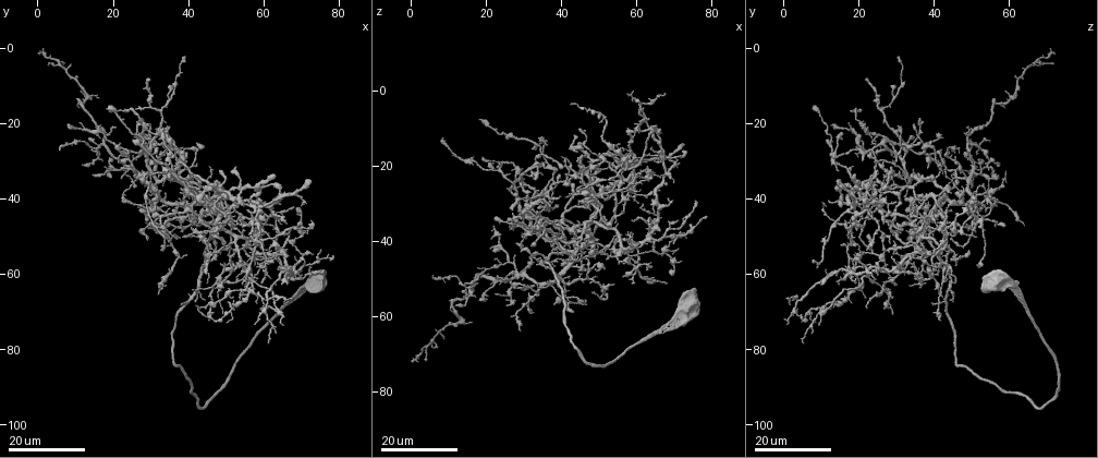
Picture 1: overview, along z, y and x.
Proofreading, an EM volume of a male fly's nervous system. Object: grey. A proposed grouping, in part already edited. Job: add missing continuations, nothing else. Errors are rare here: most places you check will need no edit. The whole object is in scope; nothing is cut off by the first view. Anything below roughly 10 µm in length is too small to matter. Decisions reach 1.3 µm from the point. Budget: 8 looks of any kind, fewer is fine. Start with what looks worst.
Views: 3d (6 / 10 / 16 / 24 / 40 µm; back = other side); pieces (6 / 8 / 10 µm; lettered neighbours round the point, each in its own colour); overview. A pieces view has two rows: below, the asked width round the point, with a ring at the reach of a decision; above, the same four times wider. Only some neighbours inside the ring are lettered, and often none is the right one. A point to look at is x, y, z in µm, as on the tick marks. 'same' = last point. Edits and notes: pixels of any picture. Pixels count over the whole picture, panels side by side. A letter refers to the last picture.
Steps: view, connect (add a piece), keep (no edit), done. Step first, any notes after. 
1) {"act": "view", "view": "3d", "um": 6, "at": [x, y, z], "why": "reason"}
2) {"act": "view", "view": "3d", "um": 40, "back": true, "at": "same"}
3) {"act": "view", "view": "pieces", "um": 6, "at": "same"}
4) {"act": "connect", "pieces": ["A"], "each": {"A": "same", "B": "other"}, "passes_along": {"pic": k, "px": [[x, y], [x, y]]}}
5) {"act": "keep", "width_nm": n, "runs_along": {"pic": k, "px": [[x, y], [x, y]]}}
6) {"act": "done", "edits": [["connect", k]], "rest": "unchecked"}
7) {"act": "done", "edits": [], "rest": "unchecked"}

{"act": "view", "view": "3d", "um": 16, "at": [62.0, 56.0, 7.5]}

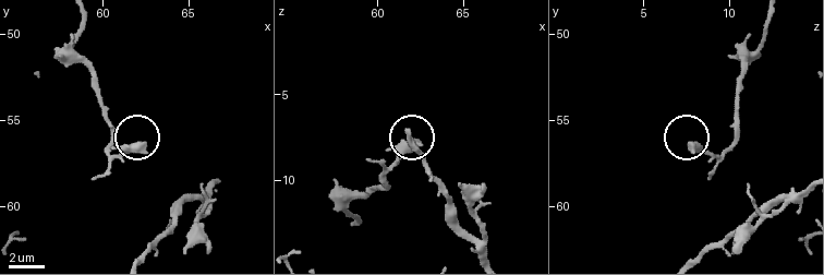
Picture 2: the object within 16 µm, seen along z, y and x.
{"act": "view", "view": "pieces", "um": 10, "at": [62.4, 56.5, 7.8]}

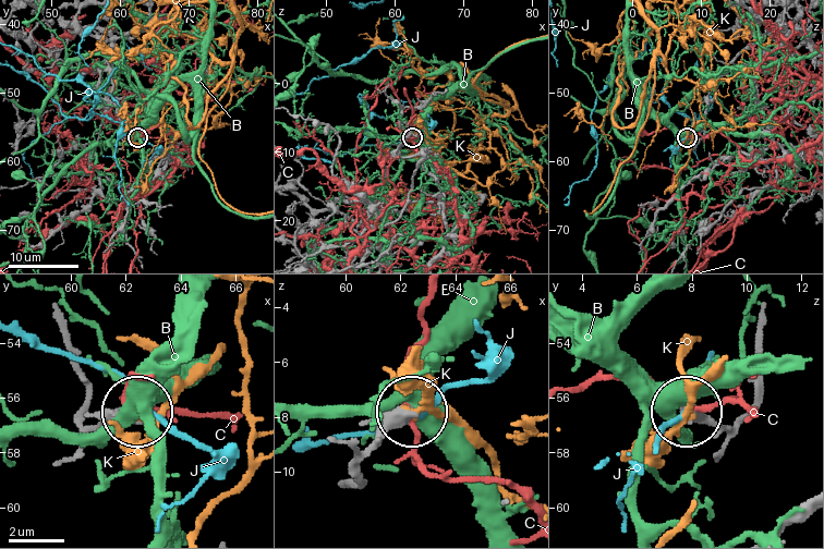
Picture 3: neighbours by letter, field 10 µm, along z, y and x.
{"act": "keep", "each": {"B": "other", "C": "other", "J": "other", "K": "other"}, "runs_along": {"pic": 3, "px": [[346, 489], [358, 489], [364, 453], [411, 414]]}, "found": "none of them fits"}

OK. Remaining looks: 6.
{"act": "view", "view": "3d", "um": 24, "at": [42.5, 69.5, 3.5], "why": "branch stops here"}

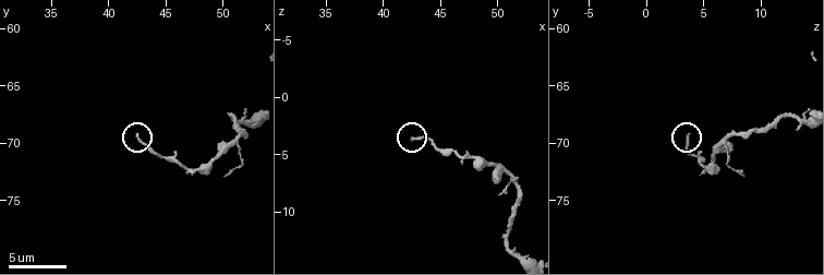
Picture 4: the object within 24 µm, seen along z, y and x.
{"act": "view", "view": "pieces", "um": 8, "at": [42.4, 69.6, 3.8]}

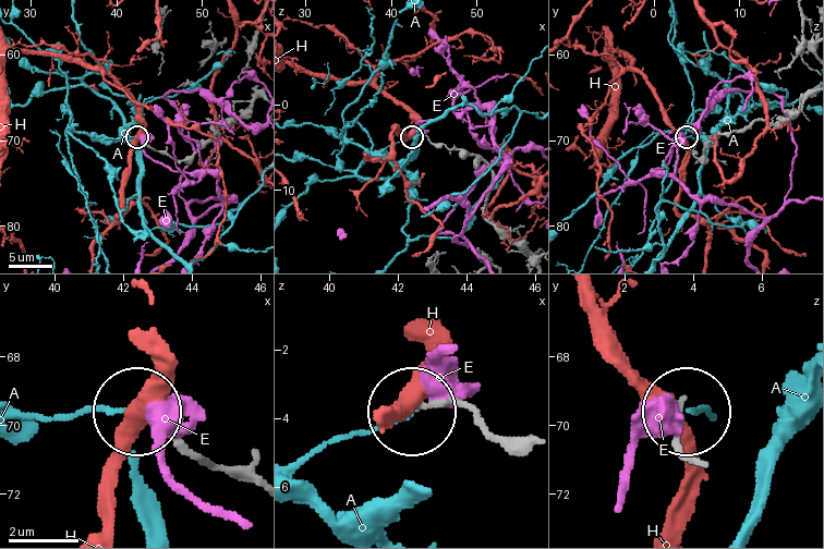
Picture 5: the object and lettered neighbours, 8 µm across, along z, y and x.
{"act": "keep", "each": {"A": "other", "E": "other", "H": "other"}, "runs_along": {"pic": 5, "px": [[503, 440], [459, 405], [417, 405]]}, "found": "none of them fits"}

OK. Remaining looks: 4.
{"act": "view", "view": "3d", "um": 24, "at": [60.5, 40.5, 29.5], "why": "tapers out"}

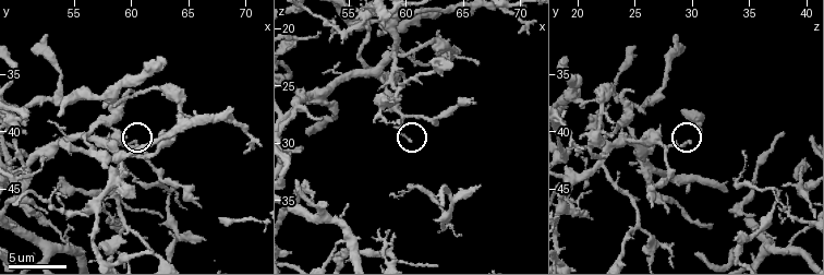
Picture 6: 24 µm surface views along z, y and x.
{"act": "view", "view": "pieces", "um": 8, "at": [60.4, 40.8, 29.6]}

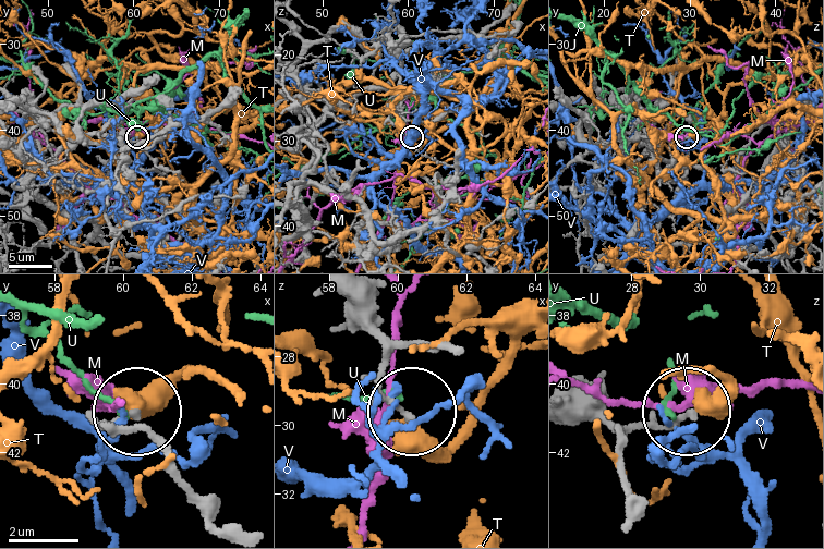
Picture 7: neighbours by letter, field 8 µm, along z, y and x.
{"act": "keep", "each": {"M": "other", "T": "other", "U": "other", "V": "other"}, "runs_along": {"pic": 7, "px": [[341, 296], [383, 349], [386, 392], [409, 410]]}, "found": "no lettered piece goes on from it"}

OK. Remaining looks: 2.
{"act": "view", "view": "3d", "um": 24, "at": [39.0, 50.0, 35.0], "why": "free end"}

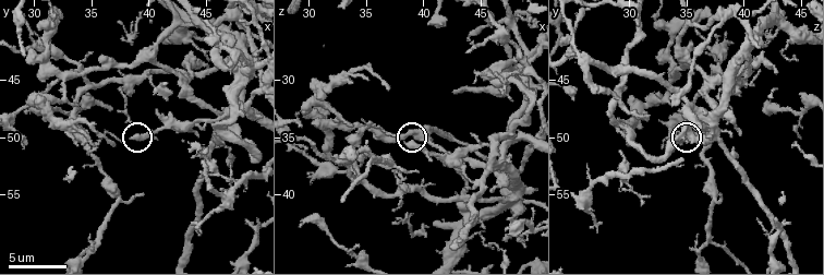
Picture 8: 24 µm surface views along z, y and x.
{"act": "view", "view": "pieces", "um": 6, "at": [38.6, 50.2, 35.6], "why": "see the neighbours"}

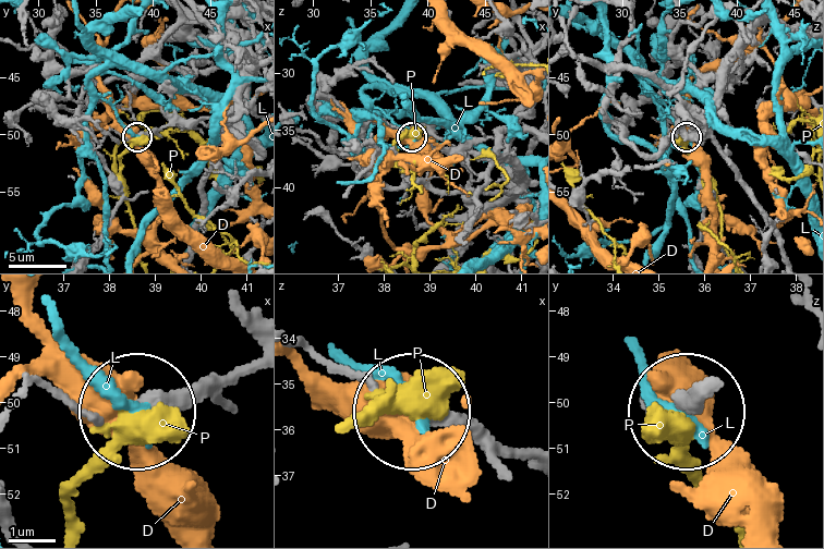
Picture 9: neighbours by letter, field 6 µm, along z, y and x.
{"act": "keep", "width_nm": 380, "each": {"D": "other", "L": "other", "P": "other"}, "runs_along": {"pic": 9, "px": [[256, 362], [143, 404]]}, "found": "no lettered piece goes on from it"}

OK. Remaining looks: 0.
{"act": "done", "edits": [], "rest": "unchecked"}

